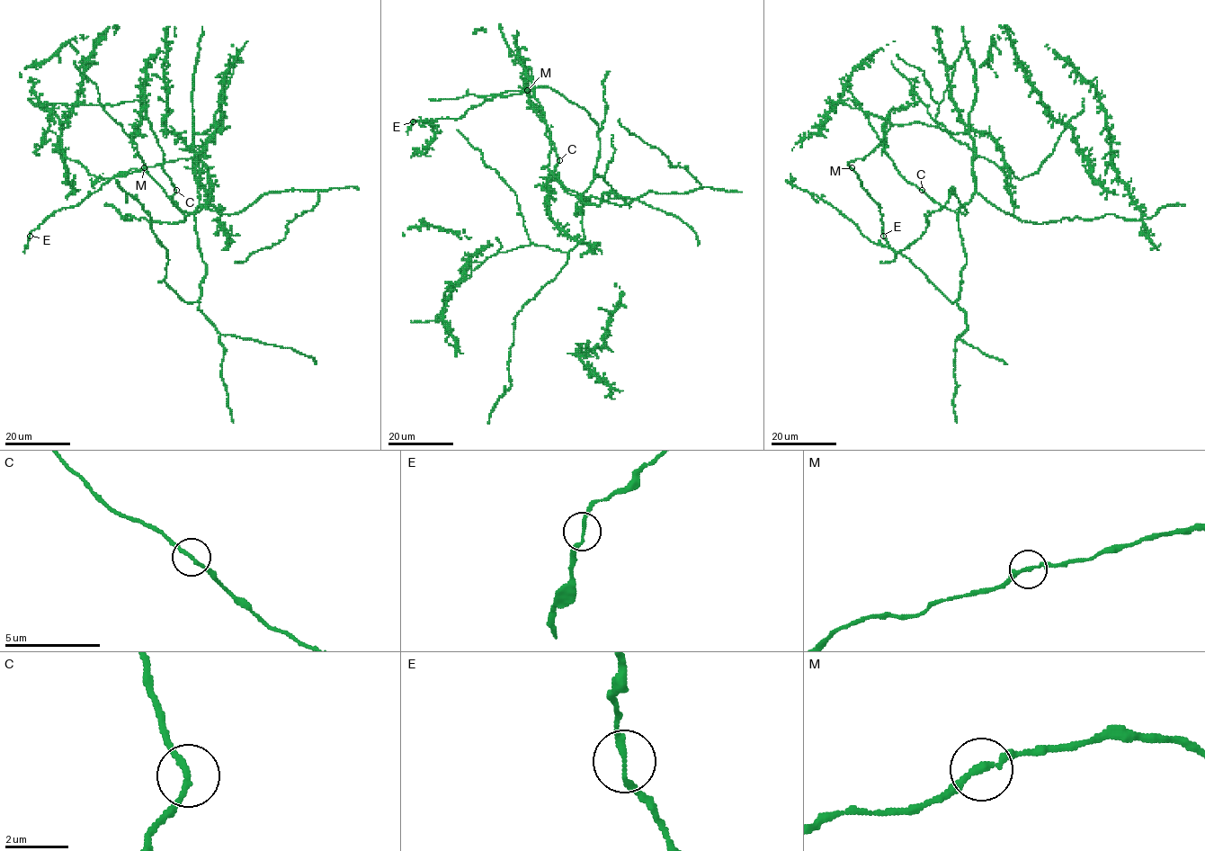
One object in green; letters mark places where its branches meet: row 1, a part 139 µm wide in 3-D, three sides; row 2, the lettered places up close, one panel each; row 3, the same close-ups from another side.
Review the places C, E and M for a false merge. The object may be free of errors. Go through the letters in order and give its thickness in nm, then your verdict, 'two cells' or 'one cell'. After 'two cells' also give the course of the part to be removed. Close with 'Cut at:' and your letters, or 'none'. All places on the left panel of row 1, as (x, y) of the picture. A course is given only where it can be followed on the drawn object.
C: 180 nm | one cell
E: 170 nm | one cell
M: 190 nm | one cell
Cut at: none

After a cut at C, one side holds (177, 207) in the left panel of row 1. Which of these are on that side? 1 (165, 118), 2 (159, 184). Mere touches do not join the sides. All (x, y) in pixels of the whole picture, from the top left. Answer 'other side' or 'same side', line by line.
1: same side
2: same side

